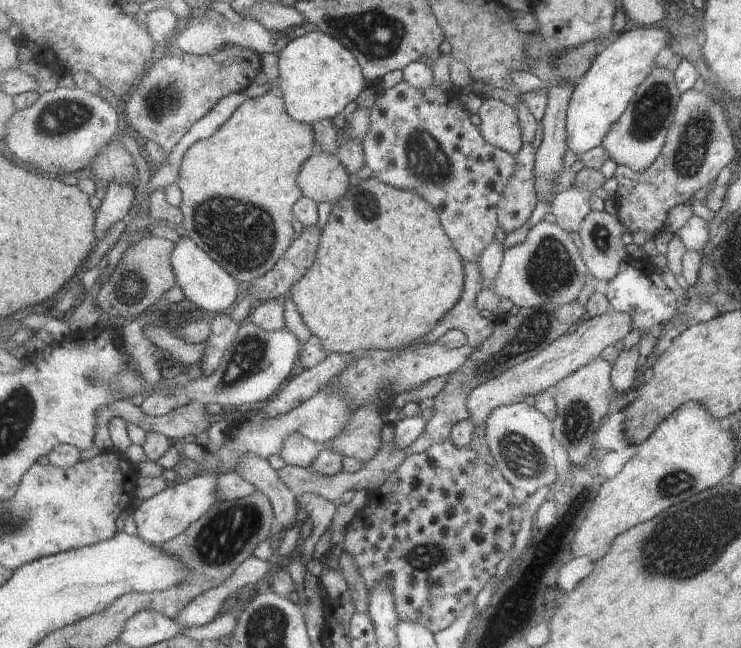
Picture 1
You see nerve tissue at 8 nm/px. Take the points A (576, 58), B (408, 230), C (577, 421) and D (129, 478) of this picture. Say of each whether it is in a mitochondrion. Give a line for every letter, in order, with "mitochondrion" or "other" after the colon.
A: mitochondrion
B: other
C: mitochondrion
D: other

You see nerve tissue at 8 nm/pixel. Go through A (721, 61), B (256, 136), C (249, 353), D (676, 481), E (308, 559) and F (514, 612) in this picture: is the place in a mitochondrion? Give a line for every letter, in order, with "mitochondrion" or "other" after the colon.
A: other
B: other
C: mitochondrion
D: mitochondrion
E: other
F: other

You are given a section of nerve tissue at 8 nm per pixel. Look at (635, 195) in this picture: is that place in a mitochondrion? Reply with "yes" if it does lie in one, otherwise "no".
no

